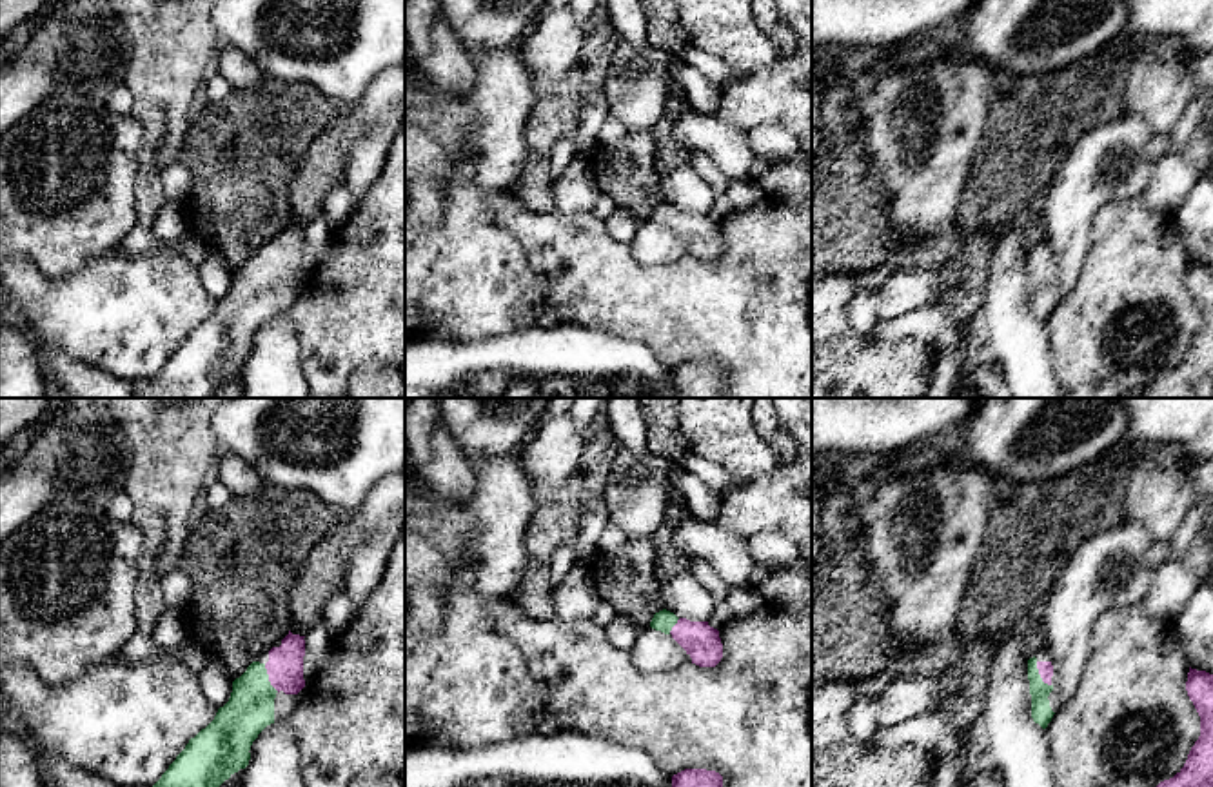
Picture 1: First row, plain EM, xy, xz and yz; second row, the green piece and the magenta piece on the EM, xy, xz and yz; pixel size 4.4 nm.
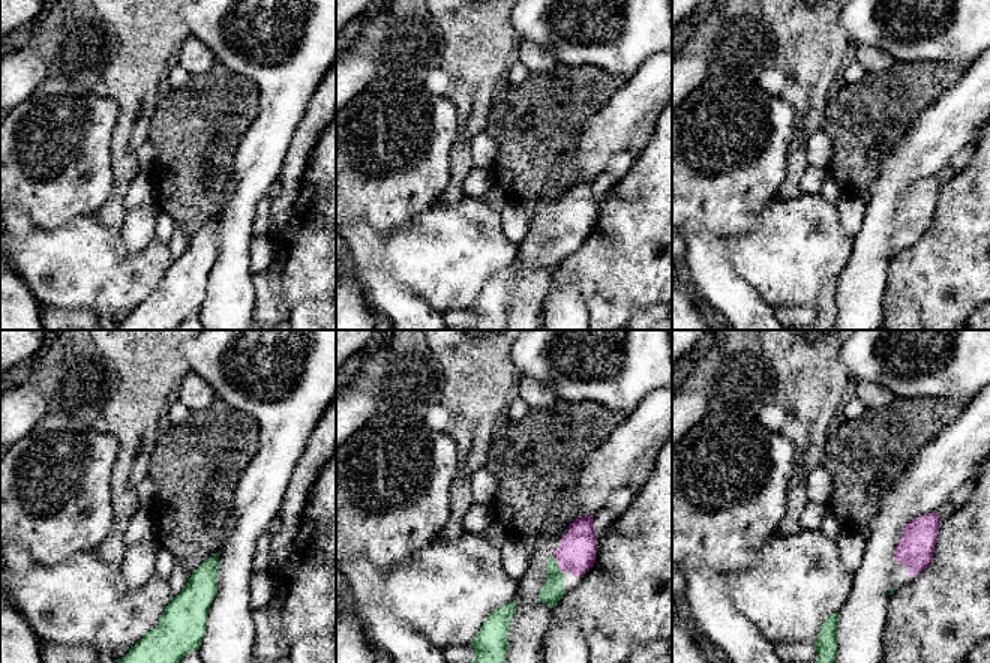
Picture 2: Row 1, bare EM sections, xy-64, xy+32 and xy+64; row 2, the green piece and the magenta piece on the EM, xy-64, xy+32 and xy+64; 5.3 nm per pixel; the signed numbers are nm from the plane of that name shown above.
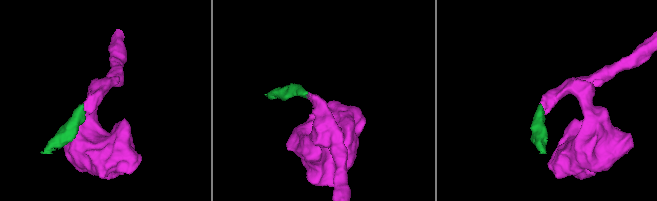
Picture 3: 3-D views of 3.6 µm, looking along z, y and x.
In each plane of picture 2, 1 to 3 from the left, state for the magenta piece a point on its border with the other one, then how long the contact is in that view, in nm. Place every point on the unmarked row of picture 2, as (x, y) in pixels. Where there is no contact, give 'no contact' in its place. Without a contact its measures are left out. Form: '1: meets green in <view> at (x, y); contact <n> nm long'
1: no contact
2: meets green in xy+32 at (557, 228); contact 100 nm long
3: no contact

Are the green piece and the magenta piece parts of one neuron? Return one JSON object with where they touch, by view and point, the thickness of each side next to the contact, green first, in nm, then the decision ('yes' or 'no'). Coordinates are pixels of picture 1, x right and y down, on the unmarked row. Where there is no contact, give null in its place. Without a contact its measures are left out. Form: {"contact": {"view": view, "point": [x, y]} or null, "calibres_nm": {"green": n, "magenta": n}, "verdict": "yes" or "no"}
{"contact": {"view": "xy", "point": [267, 271]}, "calibres_nm": {"green": 200, "magenta": 160}, "verdict": "yes"}

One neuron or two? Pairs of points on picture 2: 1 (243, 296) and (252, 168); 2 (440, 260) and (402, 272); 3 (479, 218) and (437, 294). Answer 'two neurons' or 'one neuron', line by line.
1: one neuron
2: one neuron
3: one neuron

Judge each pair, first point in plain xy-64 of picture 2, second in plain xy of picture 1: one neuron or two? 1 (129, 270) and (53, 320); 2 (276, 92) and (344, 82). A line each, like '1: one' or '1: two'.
1: one
2: one

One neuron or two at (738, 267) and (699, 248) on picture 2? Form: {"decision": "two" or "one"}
{"decision": "two"}

